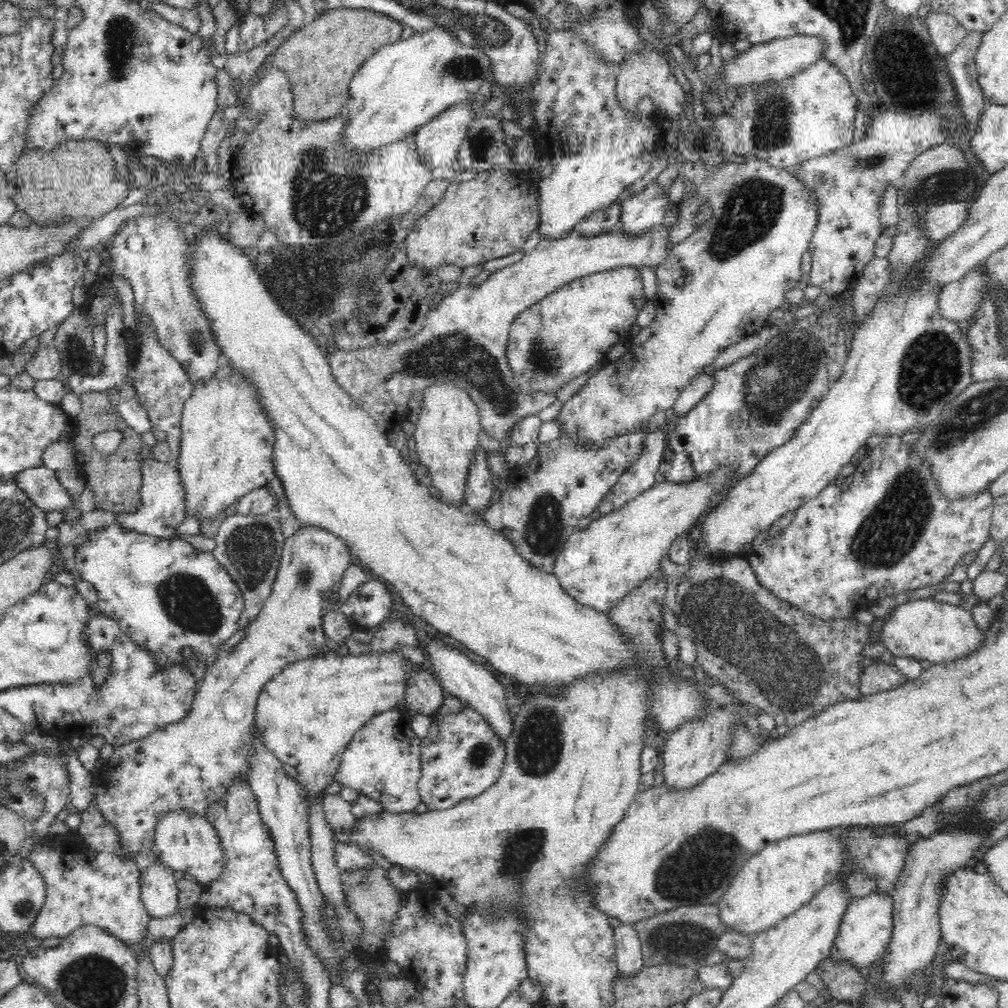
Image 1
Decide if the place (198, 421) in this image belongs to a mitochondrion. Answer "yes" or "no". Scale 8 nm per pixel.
no

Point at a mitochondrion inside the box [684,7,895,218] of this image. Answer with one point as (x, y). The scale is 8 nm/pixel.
(770, 131)

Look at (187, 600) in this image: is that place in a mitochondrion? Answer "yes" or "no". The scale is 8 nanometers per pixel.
yes

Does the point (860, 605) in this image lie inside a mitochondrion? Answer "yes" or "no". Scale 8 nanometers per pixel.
no

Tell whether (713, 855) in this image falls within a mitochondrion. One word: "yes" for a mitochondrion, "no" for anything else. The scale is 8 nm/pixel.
yes

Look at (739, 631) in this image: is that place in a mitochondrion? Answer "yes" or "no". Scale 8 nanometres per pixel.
yes

